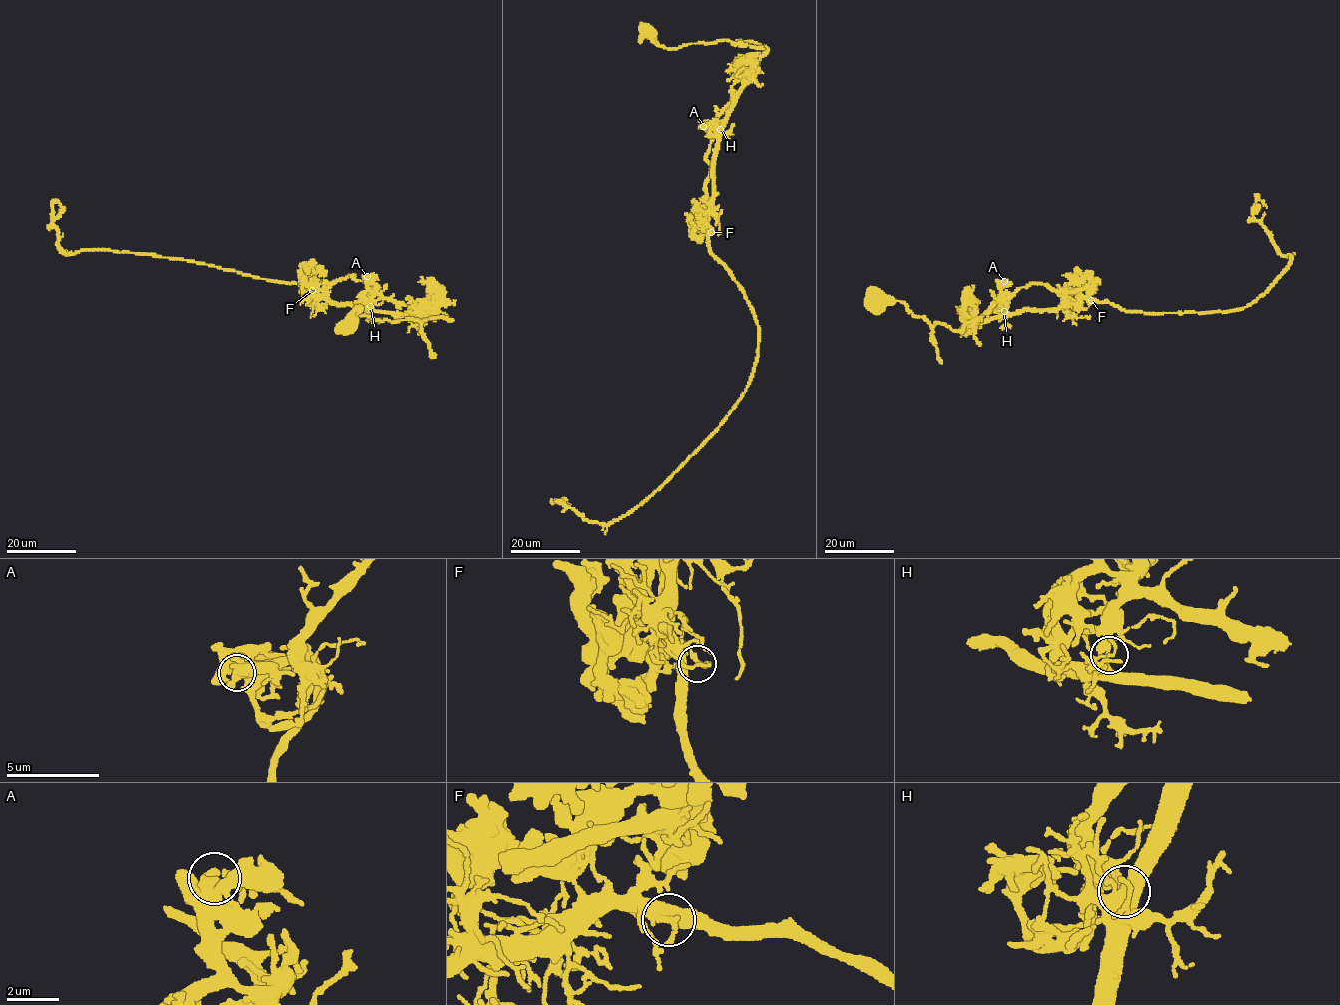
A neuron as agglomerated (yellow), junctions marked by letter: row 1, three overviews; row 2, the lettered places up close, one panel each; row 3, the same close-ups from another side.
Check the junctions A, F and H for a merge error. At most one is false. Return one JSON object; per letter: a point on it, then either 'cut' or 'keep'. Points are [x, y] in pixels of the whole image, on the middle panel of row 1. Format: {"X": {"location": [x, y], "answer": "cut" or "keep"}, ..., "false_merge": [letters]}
{"A": {"location": [703, 126], "answer": "keep"}, "F": {"location": [711, 232], "answer": "keep"}, "H": {"location": [720, 129], "answer": "cut"}, "false_merge": ["H"]}

